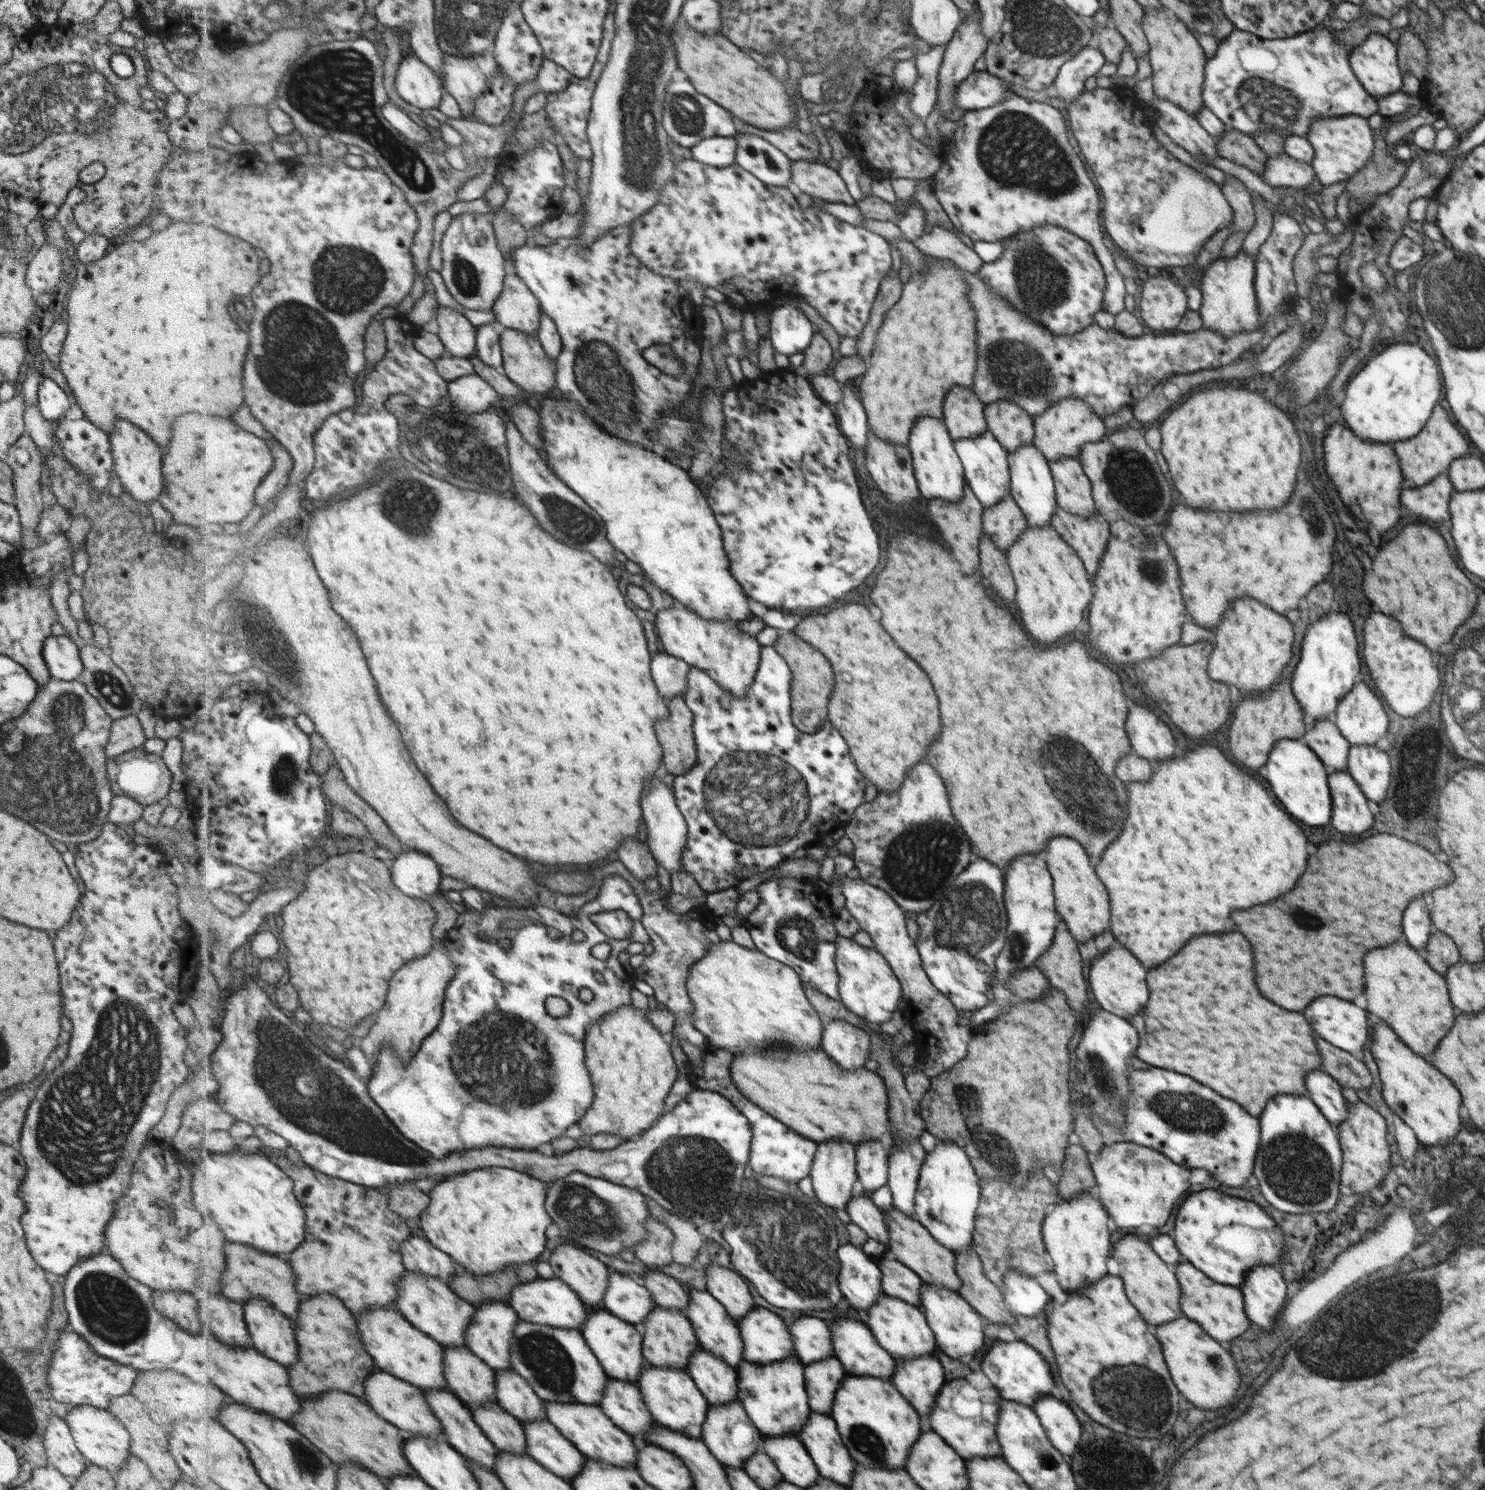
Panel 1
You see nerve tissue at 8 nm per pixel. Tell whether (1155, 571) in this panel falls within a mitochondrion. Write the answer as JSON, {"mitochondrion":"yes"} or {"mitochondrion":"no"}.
{"mitochondrion":"yes"}

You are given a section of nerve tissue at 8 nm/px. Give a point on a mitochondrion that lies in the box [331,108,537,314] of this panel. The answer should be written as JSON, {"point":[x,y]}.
{"point":[465,277]}

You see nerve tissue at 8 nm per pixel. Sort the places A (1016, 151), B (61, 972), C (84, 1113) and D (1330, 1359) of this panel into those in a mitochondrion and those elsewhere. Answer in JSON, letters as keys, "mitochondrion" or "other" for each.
{"A":"mitochondrion","B":"other","C":"mitochondrion","D":"mitochondrion"}

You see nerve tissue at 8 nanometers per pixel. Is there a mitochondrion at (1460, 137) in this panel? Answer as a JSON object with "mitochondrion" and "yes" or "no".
{"mitochondrion":"no"}

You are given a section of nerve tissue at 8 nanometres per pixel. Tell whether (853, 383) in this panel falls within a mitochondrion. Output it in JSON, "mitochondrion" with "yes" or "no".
{"mitochondrion":"no"}

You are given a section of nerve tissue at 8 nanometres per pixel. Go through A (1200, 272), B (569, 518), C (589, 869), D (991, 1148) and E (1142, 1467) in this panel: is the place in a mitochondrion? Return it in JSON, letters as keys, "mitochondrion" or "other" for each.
{"A":"other","B":"mitochondrion","C":"other","D":"mitochondrion","E":"other"}

